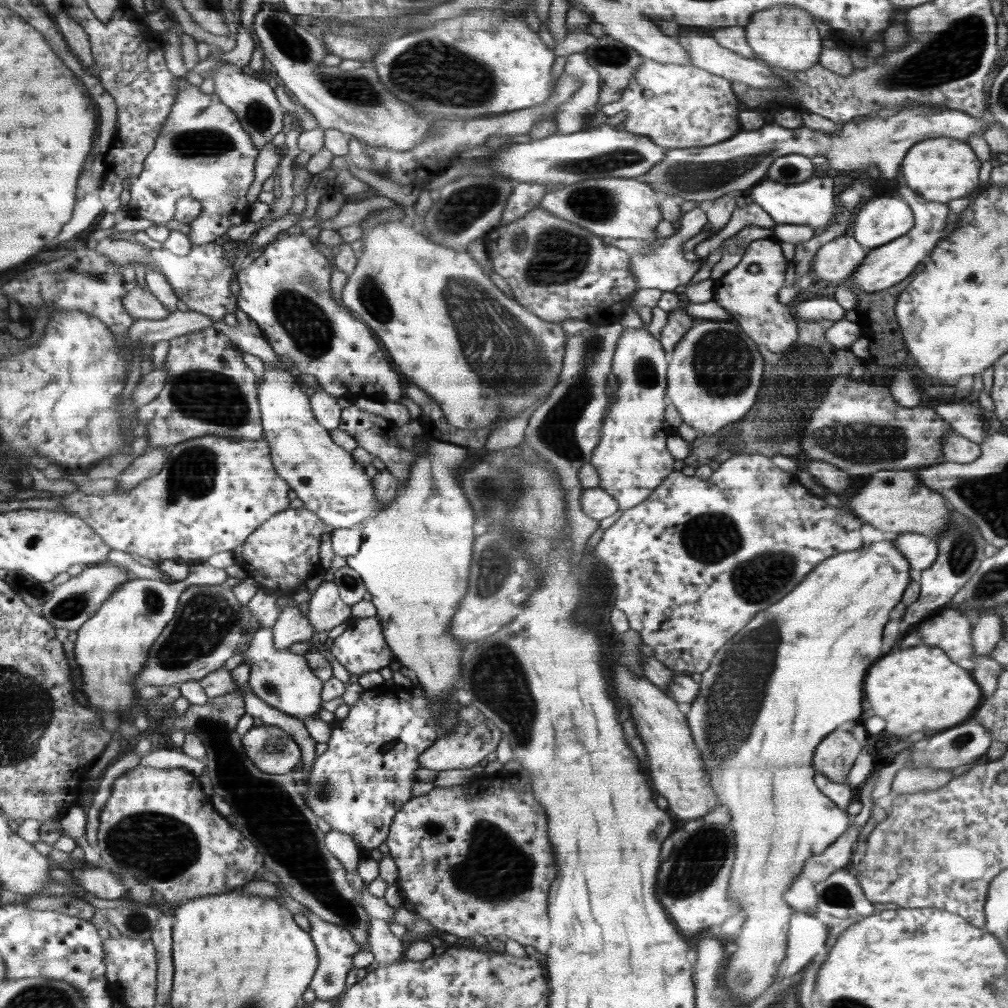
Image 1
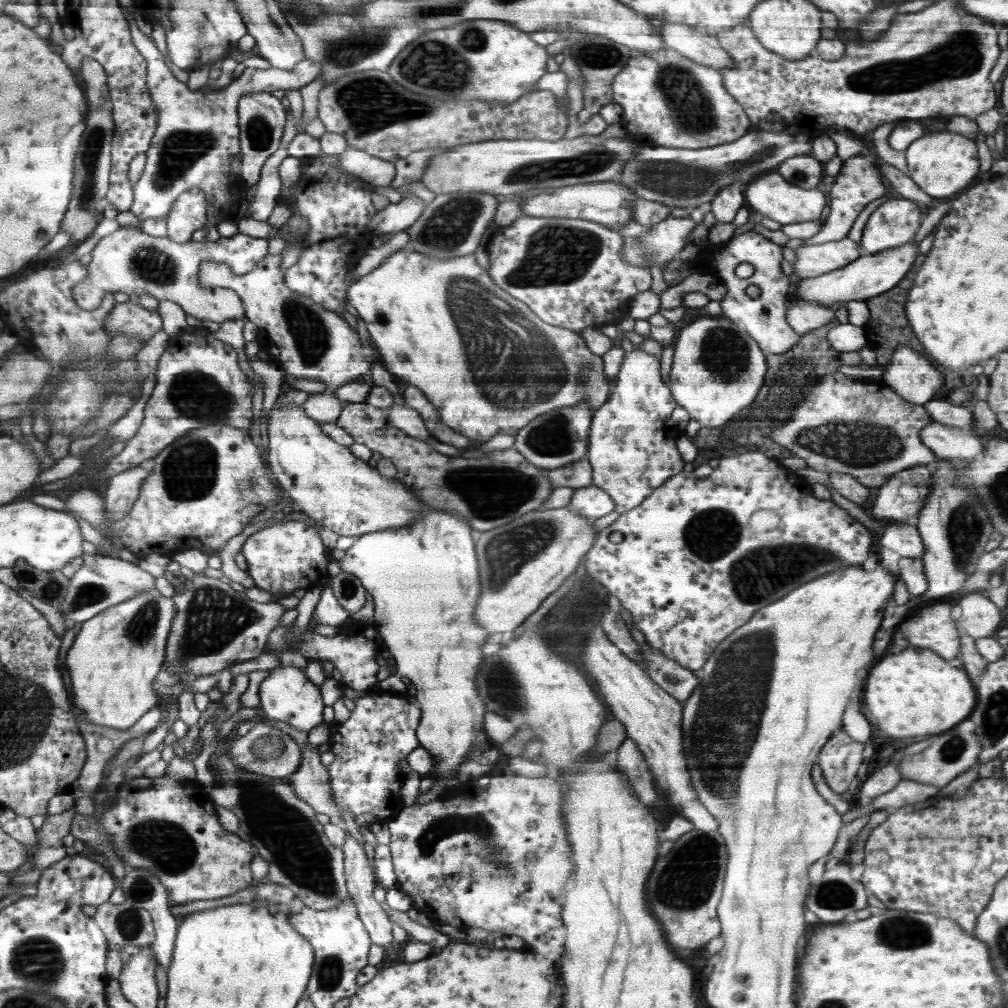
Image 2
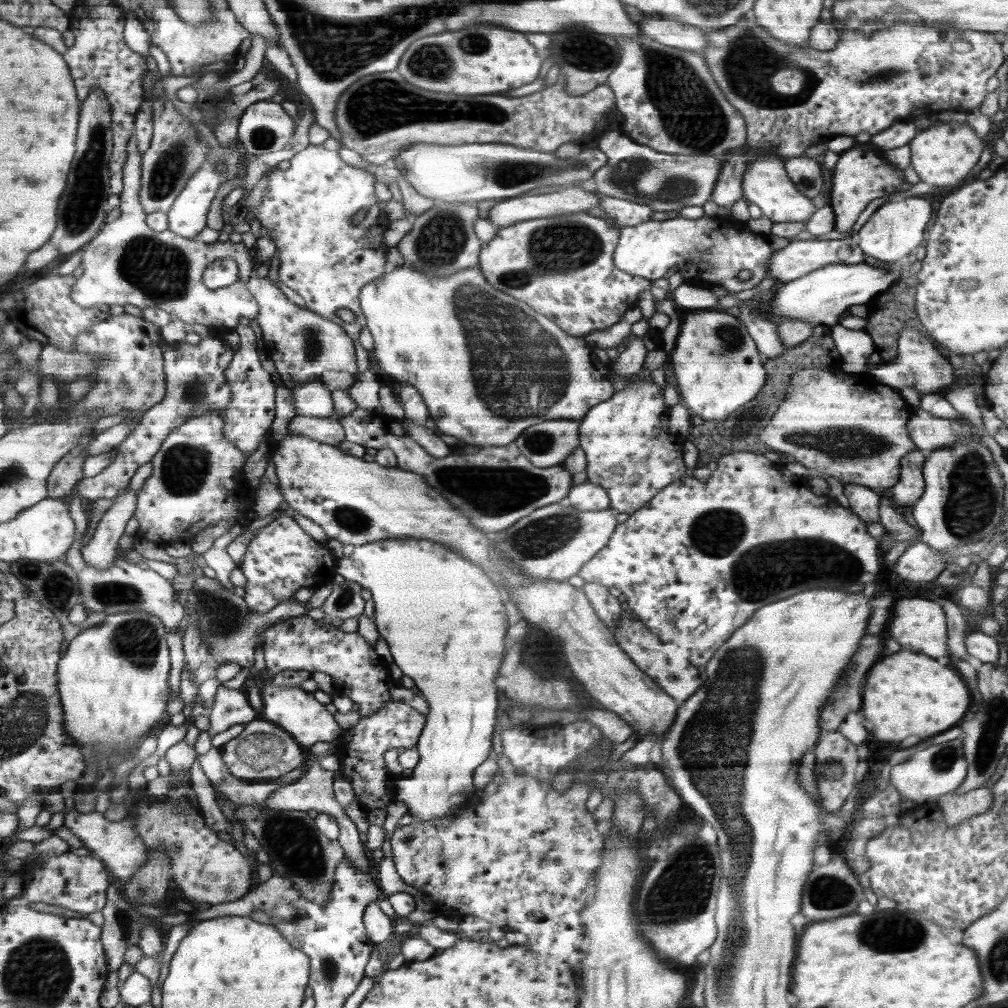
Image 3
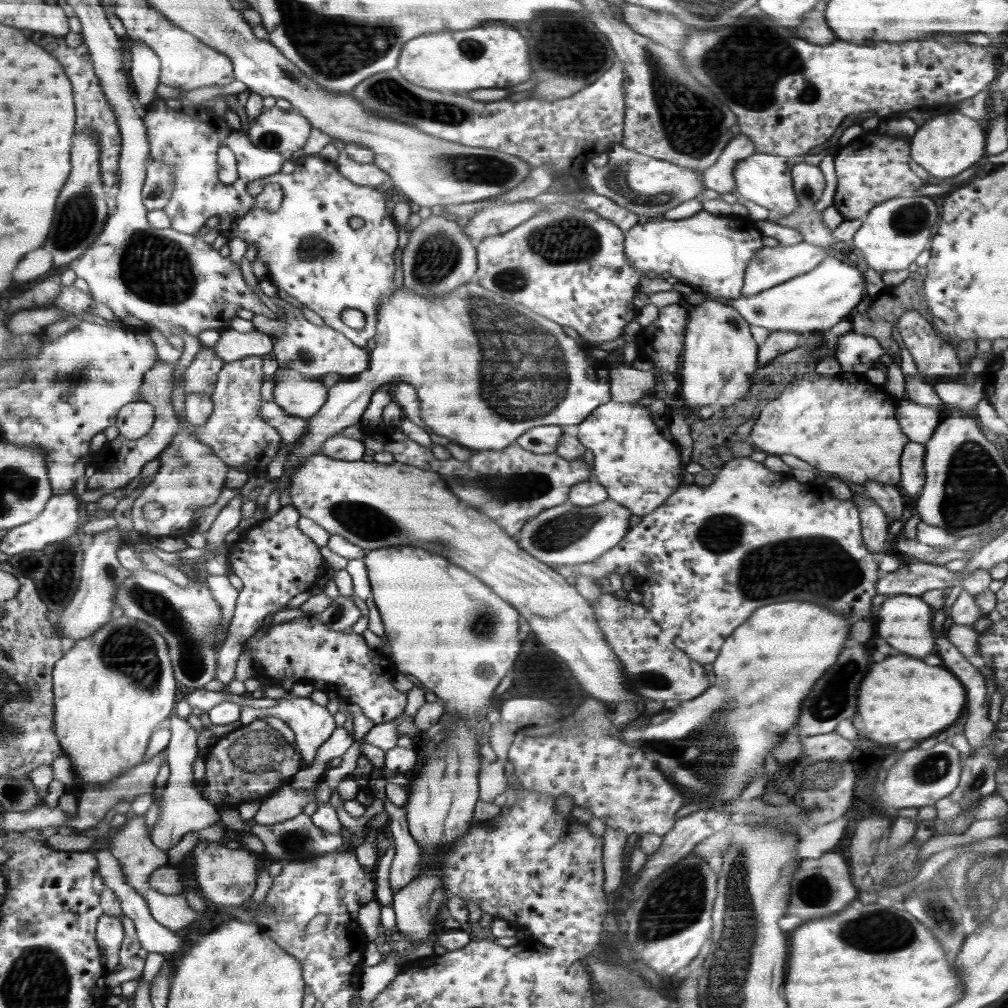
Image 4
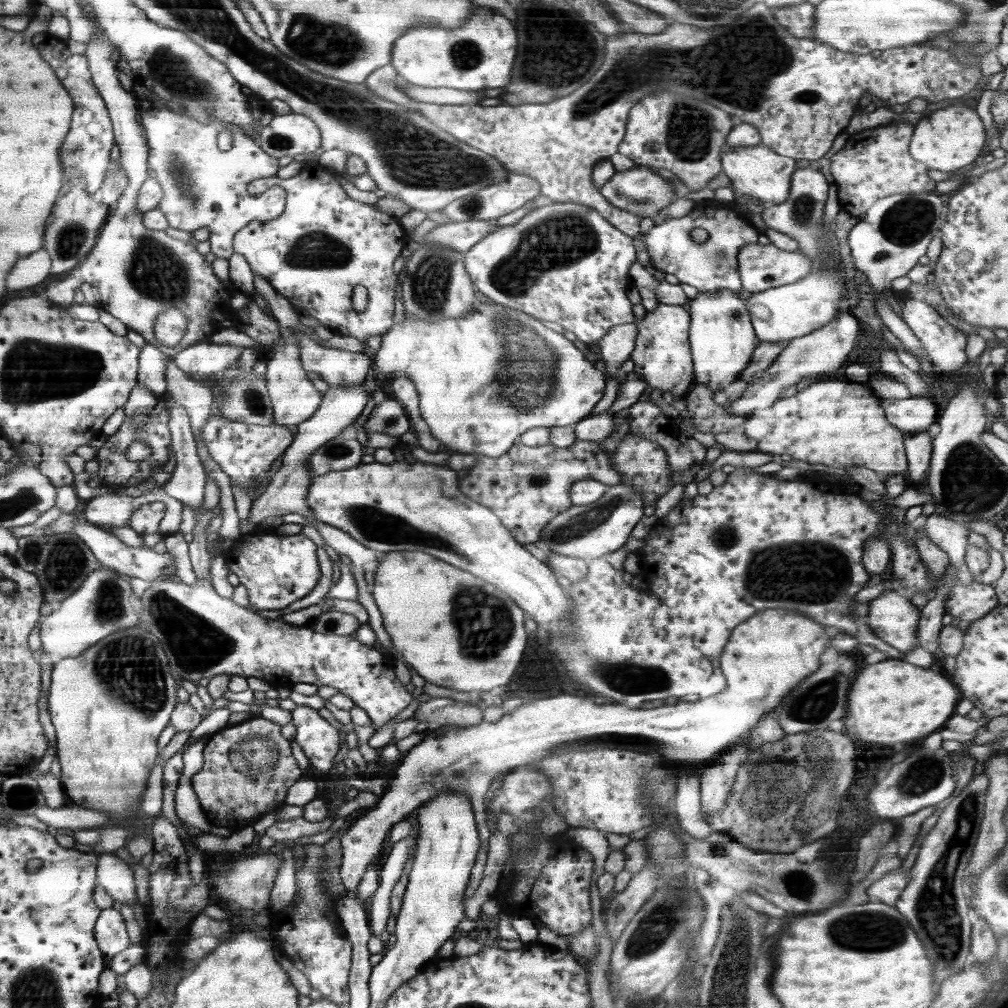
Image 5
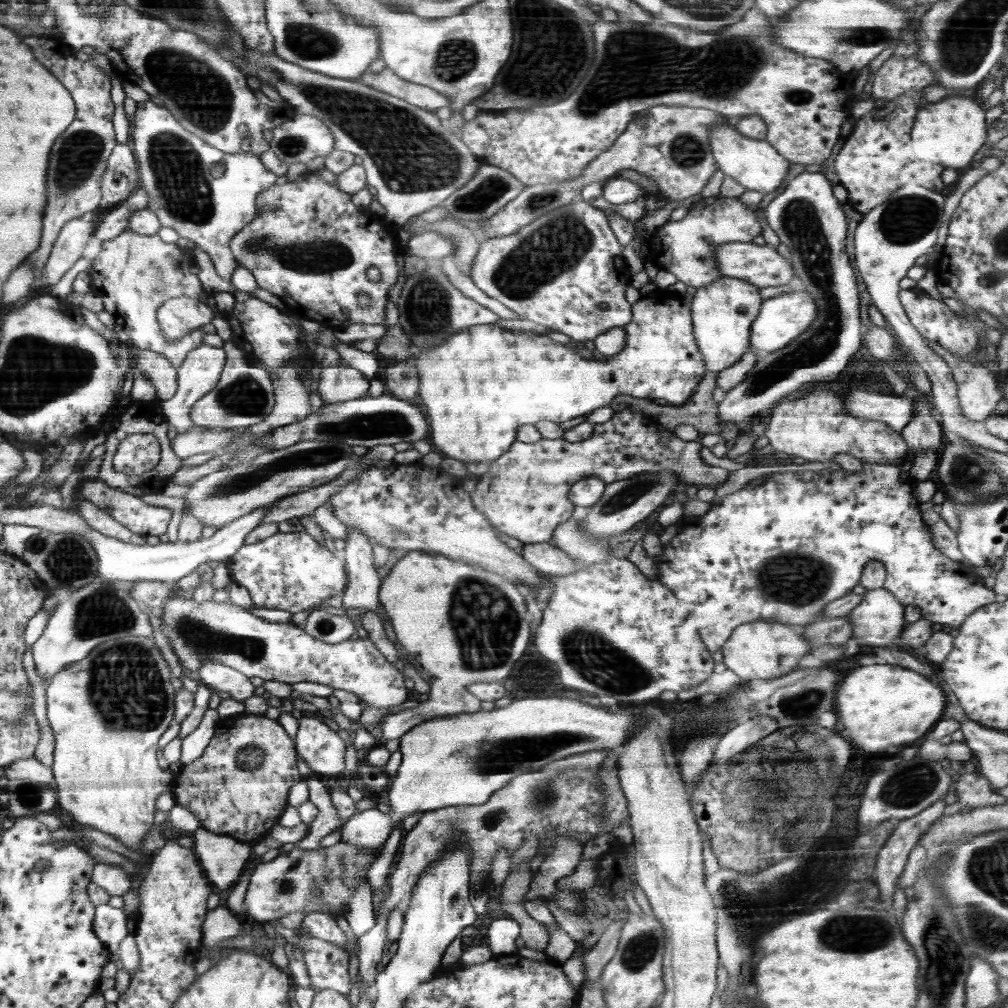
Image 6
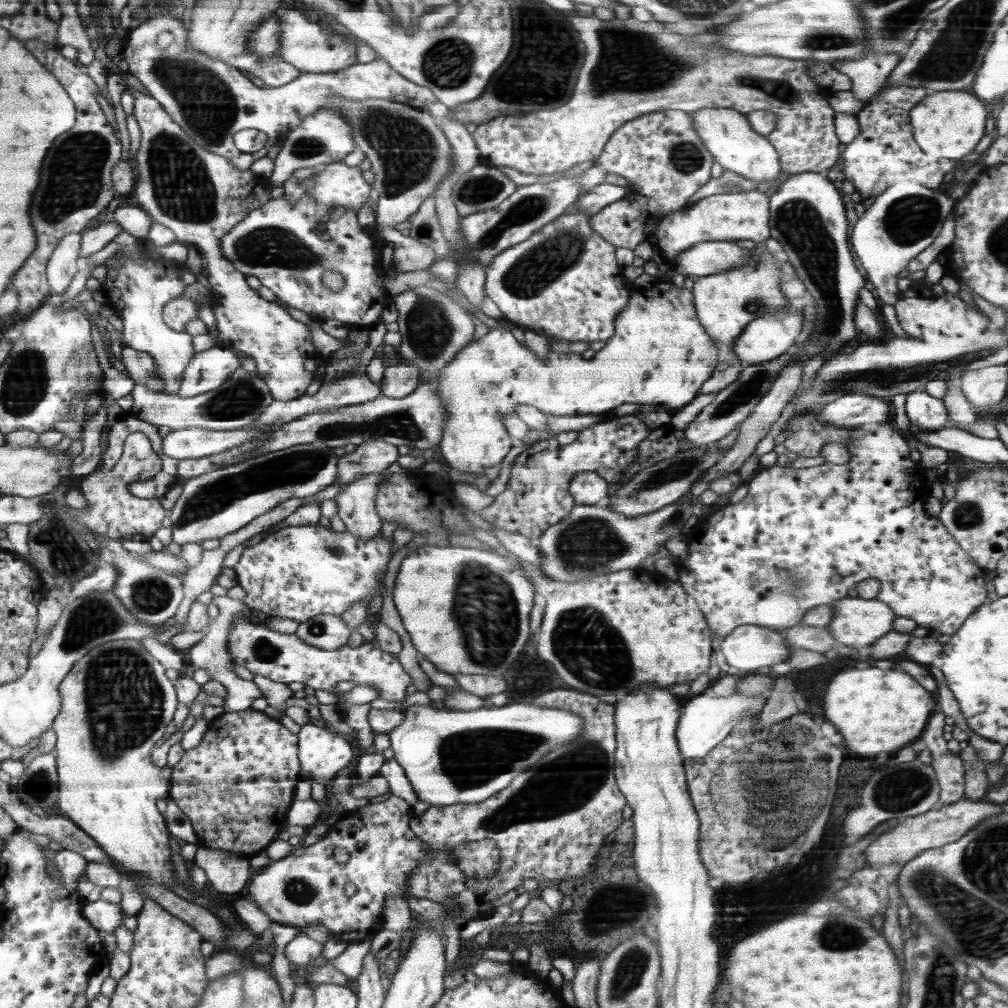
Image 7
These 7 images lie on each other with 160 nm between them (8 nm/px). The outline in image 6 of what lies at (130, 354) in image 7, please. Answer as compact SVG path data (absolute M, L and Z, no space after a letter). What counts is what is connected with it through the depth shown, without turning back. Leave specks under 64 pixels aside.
M131 346L132 366L141 370L156 389L157 401L168 400L176 392L178 369L160 353Z

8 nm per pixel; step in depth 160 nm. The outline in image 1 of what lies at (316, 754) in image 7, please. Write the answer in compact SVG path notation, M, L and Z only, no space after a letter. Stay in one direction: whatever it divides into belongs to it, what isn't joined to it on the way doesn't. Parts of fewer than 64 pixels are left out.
M272 627L259 628L243 655L251 664L248 686L266 704L286 714L292 714L294 718L300 720L305 720L320 710L322 680L312 674L304 656L298 656L288 648L282 650L274 648Z

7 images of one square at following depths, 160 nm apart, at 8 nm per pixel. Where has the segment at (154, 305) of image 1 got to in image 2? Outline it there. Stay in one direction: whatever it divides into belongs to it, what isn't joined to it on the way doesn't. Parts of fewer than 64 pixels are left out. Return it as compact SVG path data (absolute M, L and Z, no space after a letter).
M116 303L116 306L106 317L104 330L110 331L111 336L135 336L144 344L163 328L161 314L157 310L148 310L140 304Z

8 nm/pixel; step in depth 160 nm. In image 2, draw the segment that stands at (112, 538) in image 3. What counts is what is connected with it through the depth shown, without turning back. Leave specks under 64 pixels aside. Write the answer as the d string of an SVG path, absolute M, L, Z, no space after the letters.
M136 466L108 480L105 510L108 510L109 520L122 520L131 512L140 497L142 484L152 473Z

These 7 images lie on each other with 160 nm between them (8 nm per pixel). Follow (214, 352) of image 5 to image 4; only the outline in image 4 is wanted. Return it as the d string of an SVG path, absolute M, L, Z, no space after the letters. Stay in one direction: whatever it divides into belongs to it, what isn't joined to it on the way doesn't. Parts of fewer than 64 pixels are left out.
M230 329L221 333L220 340L213 346L213 351L228 364L244 357L264 357L272 352L273 345L272 336L261 331L238 332Z

